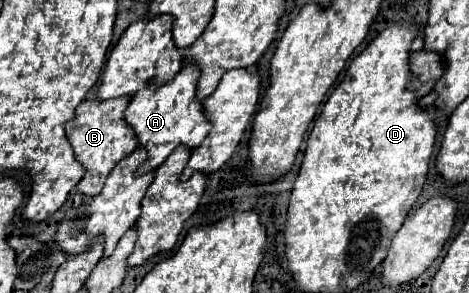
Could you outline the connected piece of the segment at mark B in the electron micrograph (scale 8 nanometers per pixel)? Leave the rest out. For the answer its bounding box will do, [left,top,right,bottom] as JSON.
[67,96,137,196]

